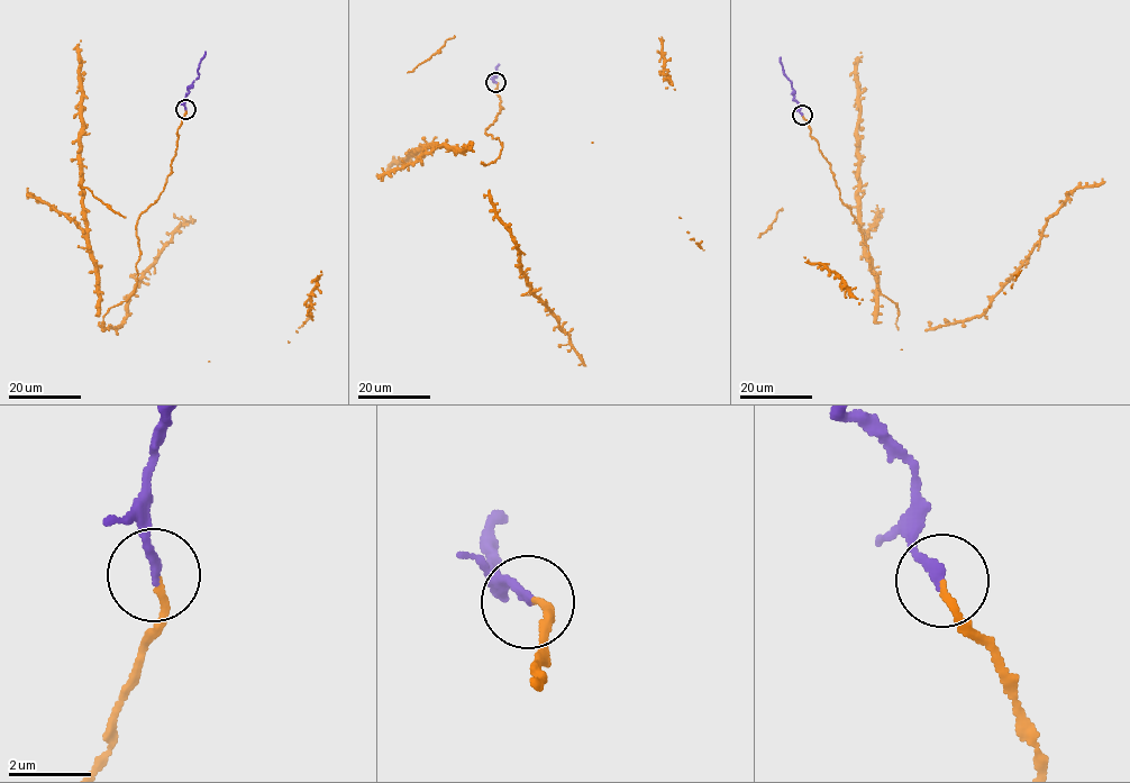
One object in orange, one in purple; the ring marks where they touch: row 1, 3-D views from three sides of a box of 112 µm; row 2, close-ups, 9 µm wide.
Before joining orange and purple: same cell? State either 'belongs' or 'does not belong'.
belongs

